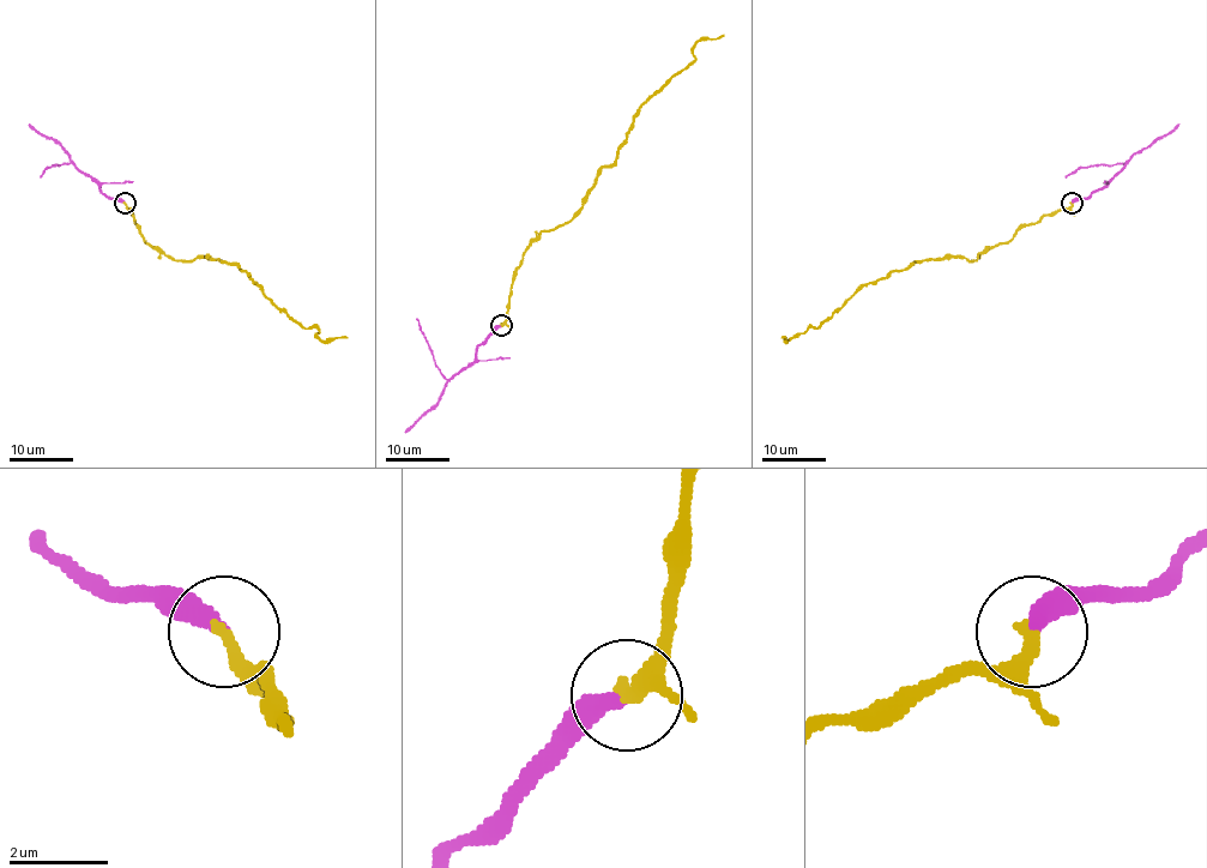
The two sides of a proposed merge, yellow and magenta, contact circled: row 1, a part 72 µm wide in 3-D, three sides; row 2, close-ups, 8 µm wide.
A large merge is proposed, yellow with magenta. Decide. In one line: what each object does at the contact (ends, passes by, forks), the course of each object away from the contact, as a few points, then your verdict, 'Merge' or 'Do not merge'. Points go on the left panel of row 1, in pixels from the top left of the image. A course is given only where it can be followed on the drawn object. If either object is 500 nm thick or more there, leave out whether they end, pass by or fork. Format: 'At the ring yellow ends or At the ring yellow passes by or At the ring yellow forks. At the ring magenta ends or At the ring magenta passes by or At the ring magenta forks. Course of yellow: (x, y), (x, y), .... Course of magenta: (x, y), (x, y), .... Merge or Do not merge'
At the ring yellow ends. At the ring magenta ends. Course of yellow: (125, 203), (145, 240), (166, 255), (233, 264), (278, 307), (307, 329), (315, 326), (321, 339), (348, 336). Course of magenta: (125, 203), (109, 199), (62, 148), (29, 124). Merge

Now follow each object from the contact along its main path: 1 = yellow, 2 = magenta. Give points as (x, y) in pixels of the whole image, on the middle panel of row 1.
1: (501, 325), (527, 246), (583, 205), (634, 115), (692, 62), (693, 46), (724, 35)
2: (501, 325), (477, 348), (476, 359), (444, 387), (439, 401), (405, 433)

